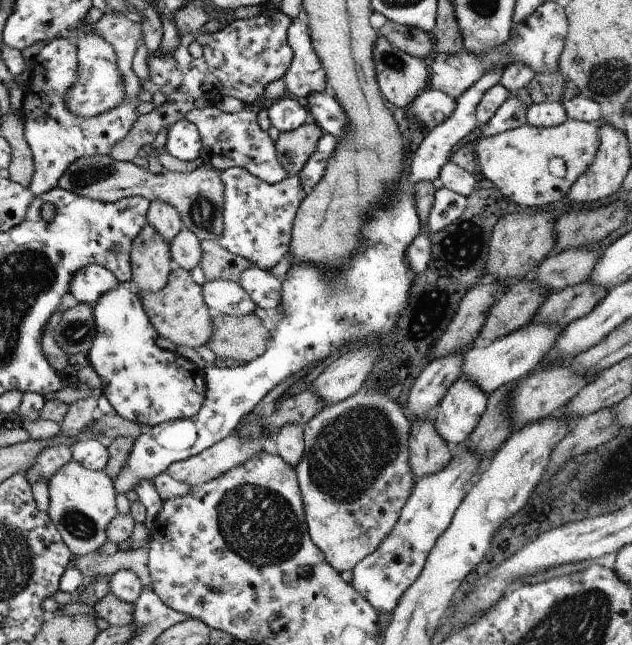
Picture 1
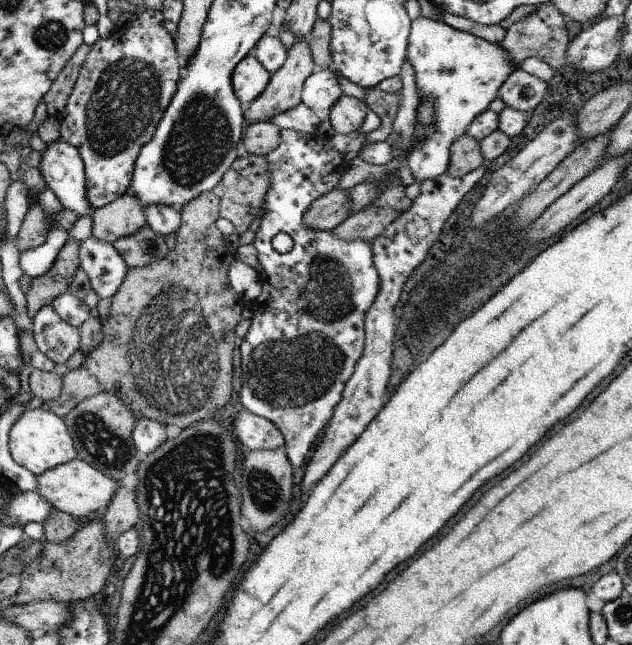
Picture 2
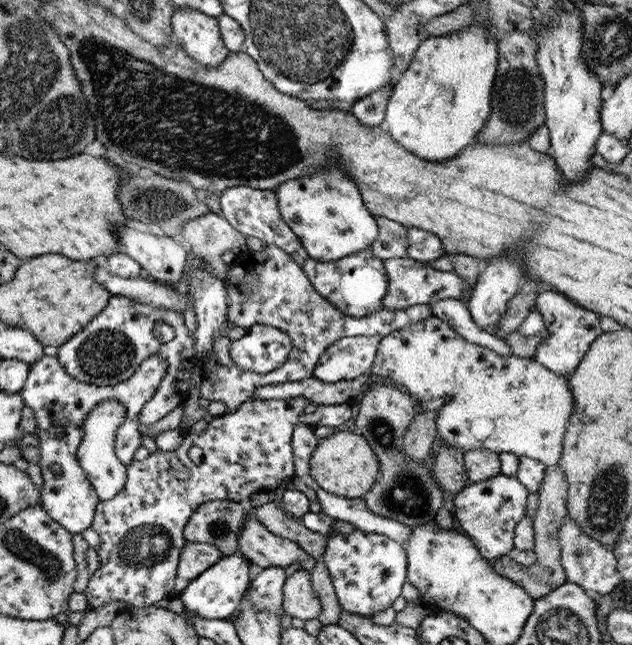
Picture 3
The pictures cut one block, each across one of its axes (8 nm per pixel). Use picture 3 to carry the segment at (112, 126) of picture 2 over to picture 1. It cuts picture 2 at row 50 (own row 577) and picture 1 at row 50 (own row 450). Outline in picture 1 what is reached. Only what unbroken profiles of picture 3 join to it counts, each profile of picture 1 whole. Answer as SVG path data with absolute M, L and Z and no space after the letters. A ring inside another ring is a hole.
M281 11L275 12L272 17L257 14L248 19L233 19L215 32L201 33L199 30L184 32L179 35L178 43L172 51L164 53L159 50L153 51L146 59L148 77L141 79L139 84L143 90L152 95L155 93L163 96L170 95L175 91L189 95L197 104L205 101L216 101L222 97L233 97L244 102L246 106L257 105L261 93L267 83L282 78L288 69L292 59L292 50L286 39L287 27L292 20ZM191 42L198 42L202 46L202 54L193 58L187 51Z

